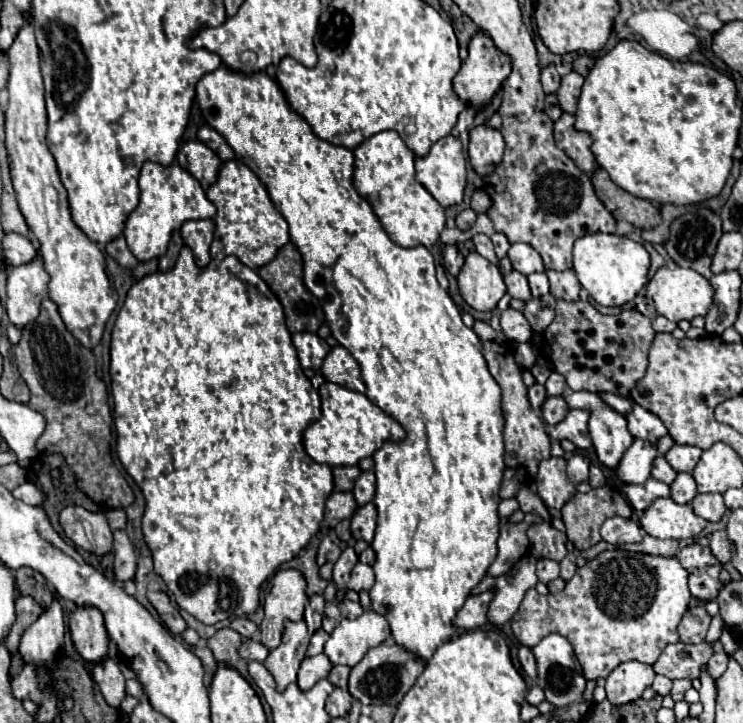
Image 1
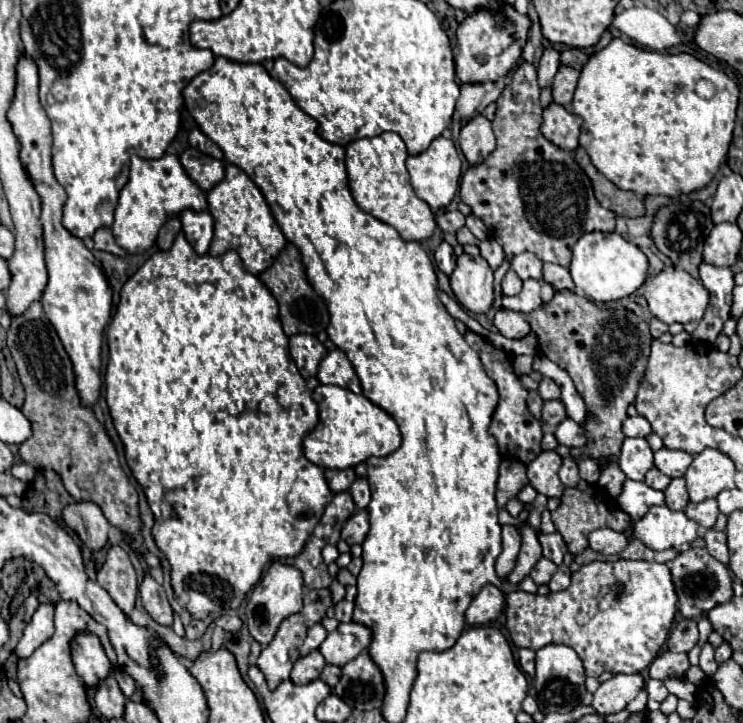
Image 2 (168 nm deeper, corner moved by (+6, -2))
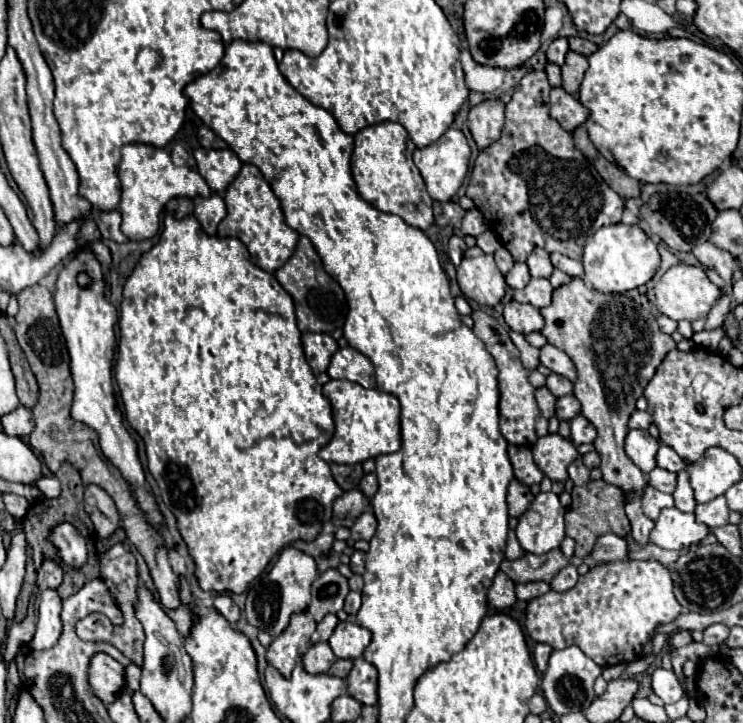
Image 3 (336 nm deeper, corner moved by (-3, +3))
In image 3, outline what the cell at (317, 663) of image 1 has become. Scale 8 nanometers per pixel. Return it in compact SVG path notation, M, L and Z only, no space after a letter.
M321 642L321 644L313 644L307 650L307 654L303 656L303 668L309 674L325 674L335 660L337 658L335 658L331 646L327 642Z

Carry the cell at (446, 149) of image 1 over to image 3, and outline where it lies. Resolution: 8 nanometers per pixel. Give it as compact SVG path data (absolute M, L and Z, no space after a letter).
M449 128L431 146L413 152L413 162L419 168L419 172L421 172L423 180L425 180L427 192L429 192L429 196L433 200L437 200L437 202L449 202L455 196L455 192L461 188L461 184L463 184L463 180L467 176L469 156L471 156L471 150L469 150L467 138L463 136L461 130L455 130L455 128Z

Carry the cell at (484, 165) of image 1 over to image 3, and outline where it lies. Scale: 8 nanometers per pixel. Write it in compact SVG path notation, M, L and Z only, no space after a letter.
M483 100L481 104L469 110L467 126L479 150L499 140L503 128L503 112L505 112L505 104L501 100Z

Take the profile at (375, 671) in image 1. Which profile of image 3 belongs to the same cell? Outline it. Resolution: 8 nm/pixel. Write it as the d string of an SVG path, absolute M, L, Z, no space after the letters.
M363 656L353 660L353 670L347 676L347 692L361 704L377 704L377 668Z

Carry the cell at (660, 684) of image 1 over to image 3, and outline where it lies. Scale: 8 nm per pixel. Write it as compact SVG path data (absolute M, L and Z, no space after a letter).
M657 668L651 676L653 680L653 692L665 702L665 704L671 704L671 702L677 702L679 698L685 696L677 676L671 672L671 670L663 670L663 668Z

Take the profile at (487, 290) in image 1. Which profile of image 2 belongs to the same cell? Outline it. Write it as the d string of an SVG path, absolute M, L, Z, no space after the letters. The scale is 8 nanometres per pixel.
M460 255L456 269L450 275L450 287L460 305L472 313L486 313L494 301L492 269L478 255Z

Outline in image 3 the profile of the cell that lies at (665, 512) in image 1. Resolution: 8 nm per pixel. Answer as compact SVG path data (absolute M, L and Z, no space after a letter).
M675 506L663 508L651 530L651 542L667 550L683 550L701 542L709 534L709 526L695 520L693 514L681 512Z

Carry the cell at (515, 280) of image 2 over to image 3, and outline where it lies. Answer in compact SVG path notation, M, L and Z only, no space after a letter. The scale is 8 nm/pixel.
M515 264L507 274L505 274L507 284L515 290L515 288L525 288L525 284L531 280L531 274L527 270L527 264Z

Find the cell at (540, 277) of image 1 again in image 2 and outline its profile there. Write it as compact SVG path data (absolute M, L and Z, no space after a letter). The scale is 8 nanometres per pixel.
M526 279L522 291L520 291L518 295L514 295L514 297L504 297L502 303L504 303L504 309L520 311L520 313L530 313L530 311L542 307L540 281L536 281L536 279Z

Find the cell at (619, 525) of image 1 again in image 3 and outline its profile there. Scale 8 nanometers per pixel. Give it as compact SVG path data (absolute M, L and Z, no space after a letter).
M607 532L597 538L597 544L591 552L591 556L597 562L615 562L623 560L627 556L627 542L623 536L617 536L613 532Z

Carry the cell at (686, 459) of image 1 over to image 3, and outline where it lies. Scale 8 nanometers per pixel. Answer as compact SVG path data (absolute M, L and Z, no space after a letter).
M661 444L659 452L657 452L657 466L665 468L669 472L681 472L687 468L687 462L667 444Z

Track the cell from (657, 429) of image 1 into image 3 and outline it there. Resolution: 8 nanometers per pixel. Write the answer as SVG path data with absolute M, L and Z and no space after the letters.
M635 410L633 414L631 414L631 420L629 420L629 428L633 430L647 430L649 426L653 424L653 420L651 420L651 414L649 412L639 412L639 410Z

